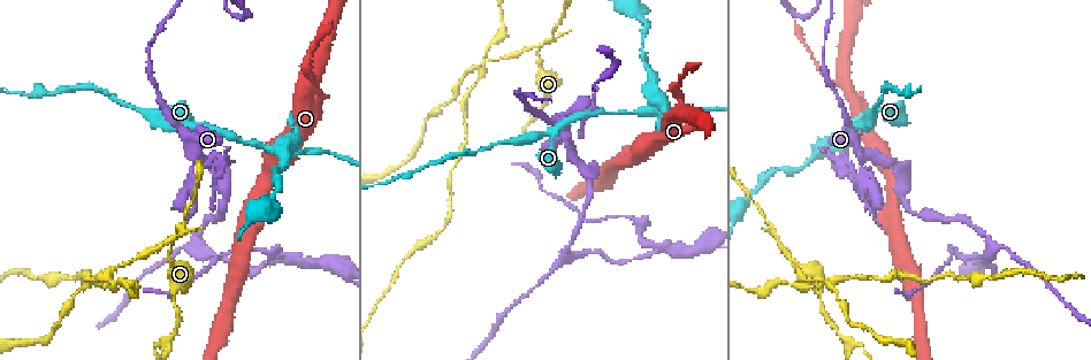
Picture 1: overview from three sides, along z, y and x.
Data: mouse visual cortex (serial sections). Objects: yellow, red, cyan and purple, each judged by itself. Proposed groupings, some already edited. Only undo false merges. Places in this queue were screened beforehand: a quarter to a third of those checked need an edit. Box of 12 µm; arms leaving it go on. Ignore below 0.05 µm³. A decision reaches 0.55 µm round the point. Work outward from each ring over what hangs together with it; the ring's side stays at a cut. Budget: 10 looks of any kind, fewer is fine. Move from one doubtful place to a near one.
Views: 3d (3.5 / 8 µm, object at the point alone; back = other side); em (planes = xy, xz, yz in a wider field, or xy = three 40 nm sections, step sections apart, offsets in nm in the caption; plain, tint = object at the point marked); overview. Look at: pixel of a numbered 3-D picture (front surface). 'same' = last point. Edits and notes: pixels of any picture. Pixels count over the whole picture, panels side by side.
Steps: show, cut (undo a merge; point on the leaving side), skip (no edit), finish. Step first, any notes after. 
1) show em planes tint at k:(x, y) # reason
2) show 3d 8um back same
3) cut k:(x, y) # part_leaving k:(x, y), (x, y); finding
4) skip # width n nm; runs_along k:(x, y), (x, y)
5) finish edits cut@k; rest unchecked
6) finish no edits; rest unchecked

show 3d 8um at 1:(309, 82)

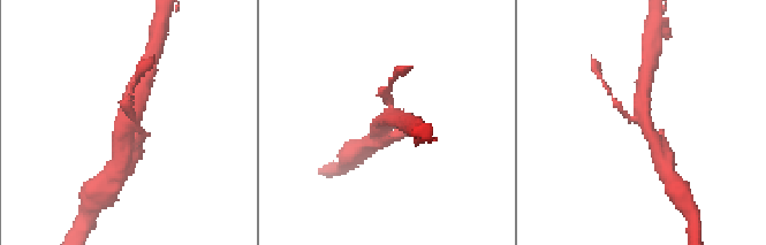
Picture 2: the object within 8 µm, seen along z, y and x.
show 3d 3.5um at 2:(129, 120)

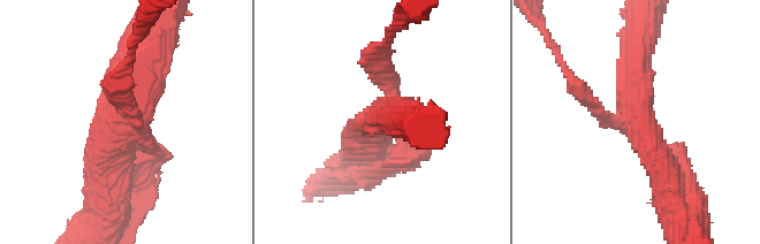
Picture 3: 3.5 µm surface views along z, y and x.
cut 3:(571, 81) # part_leaving 3:(591, 106), (574, 85), (541, 28); a second cell is stuck on

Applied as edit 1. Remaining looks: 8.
show overview # redraw

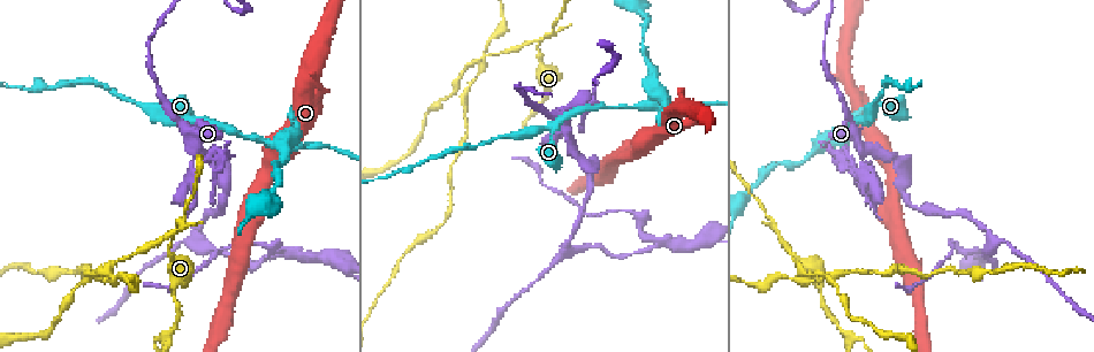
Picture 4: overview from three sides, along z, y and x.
show 3d 3.5um at 4:(863, 162) # sharp bend

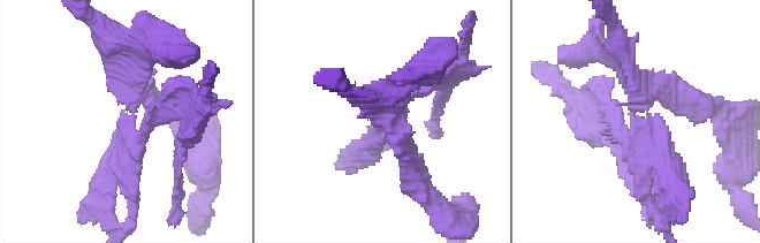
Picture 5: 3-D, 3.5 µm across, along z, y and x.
show em xy step 3 tint at 5:(129, 119)

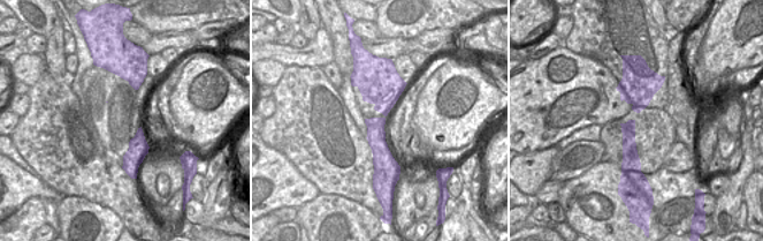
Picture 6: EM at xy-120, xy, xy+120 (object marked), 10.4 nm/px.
cut 5:(645, 159) # part_leaving 5:(638, 115), (632, 143), (612, 111), (608, 126); two cells meet here

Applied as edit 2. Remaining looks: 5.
show 3d 3.5um at 4:(780, 241) # sharp bend

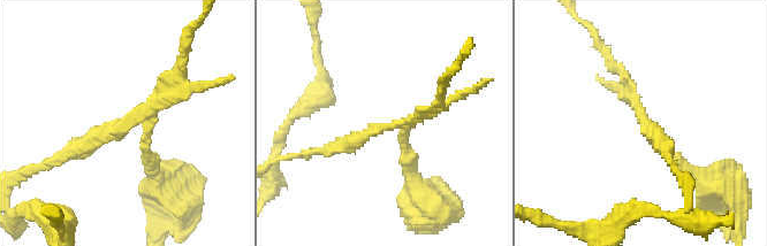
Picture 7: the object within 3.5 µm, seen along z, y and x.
show em planes tint at 7:(147, 128) # arms 3; arm_widths 150, 200, 200 nm

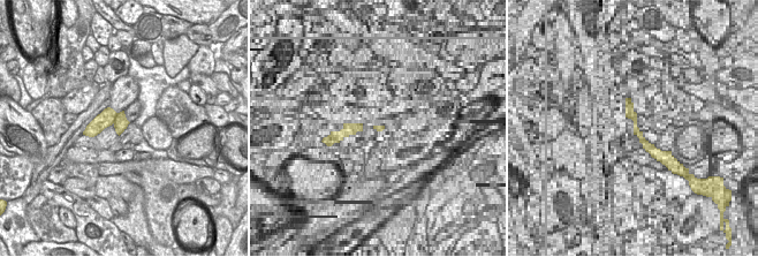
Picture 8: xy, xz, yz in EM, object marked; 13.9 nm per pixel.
show em xy step 5 tint same

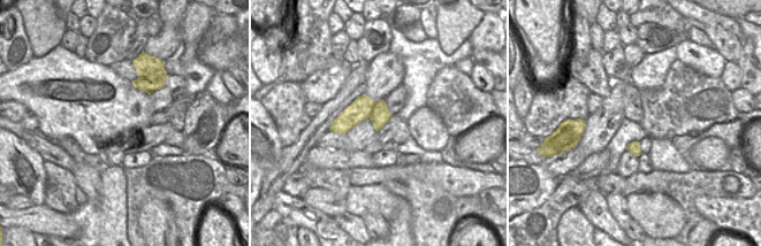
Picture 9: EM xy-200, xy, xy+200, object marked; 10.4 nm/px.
cut 7:(101, 129) # border 9:(377, 102), (371, 115); a second cell is stuck on

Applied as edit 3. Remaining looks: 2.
show 3d 3.5um at 4:(831, 140) # three-way junction

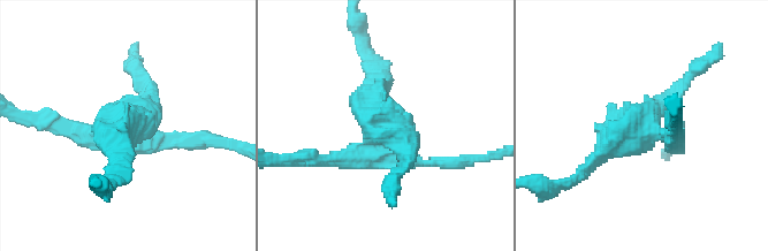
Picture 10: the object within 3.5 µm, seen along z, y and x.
show em xy step 1 tint at 10:(375, 130) # need the tissue

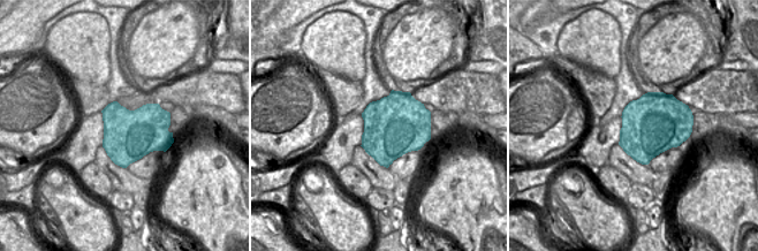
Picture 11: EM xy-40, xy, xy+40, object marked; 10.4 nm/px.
cut 10:(141, 105) # width 650 nm; part_leaving 10:(660, 132), (624, 132), (575, 179); two cells meet here

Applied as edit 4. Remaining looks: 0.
finish edits cut@3, cut@5, cut@7, cut@10; rest unchecked

